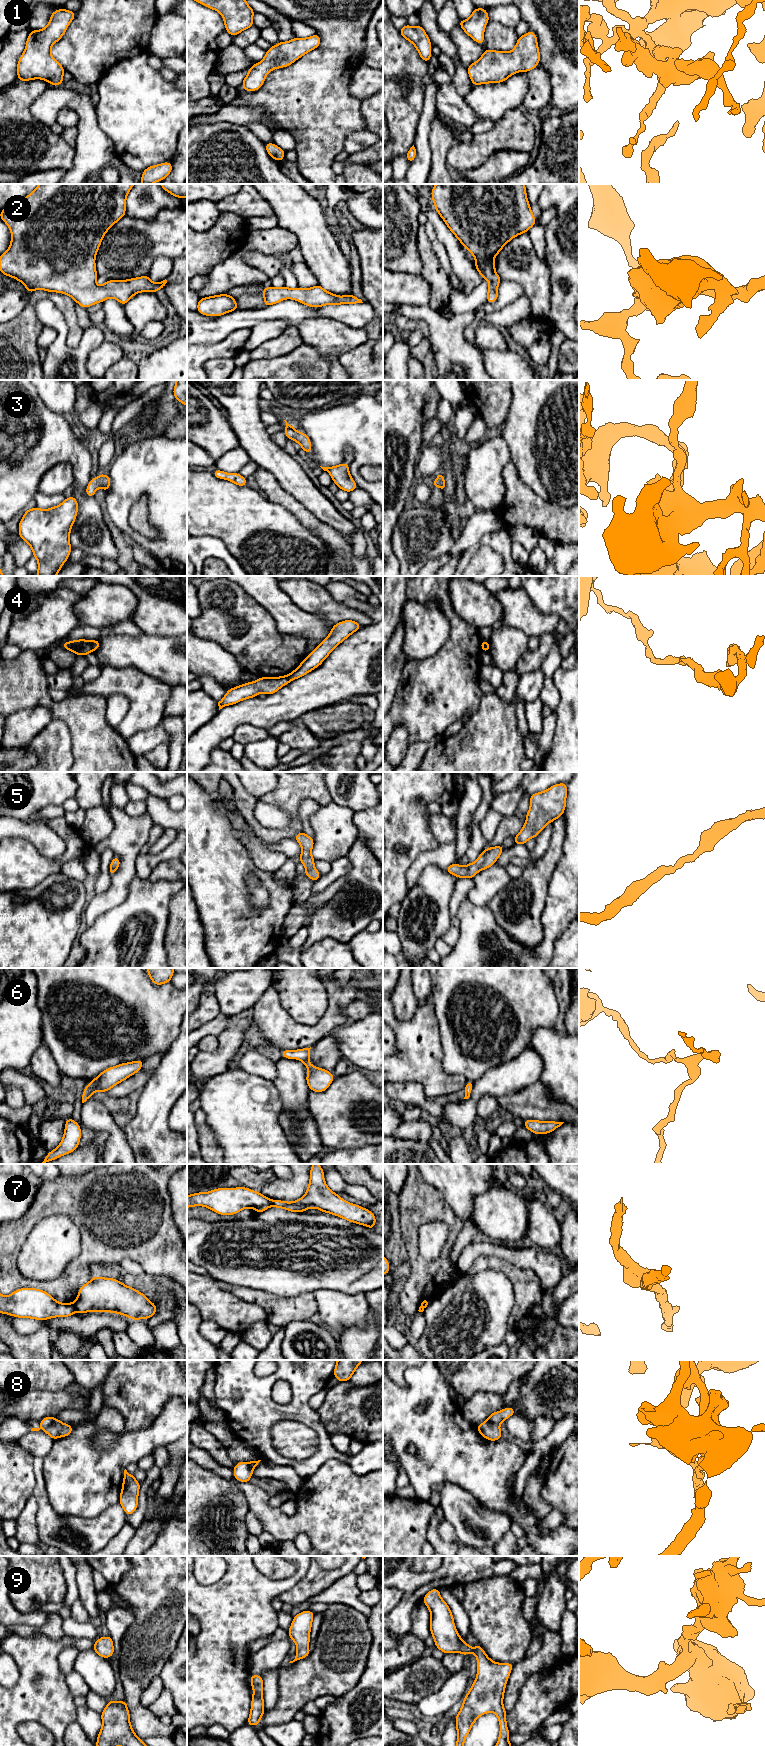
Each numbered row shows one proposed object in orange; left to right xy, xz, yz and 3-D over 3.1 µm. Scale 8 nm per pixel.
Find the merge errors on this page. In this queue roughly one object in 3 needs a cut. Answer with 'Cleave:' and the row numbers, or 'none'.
Cleave: 4, 7, 8

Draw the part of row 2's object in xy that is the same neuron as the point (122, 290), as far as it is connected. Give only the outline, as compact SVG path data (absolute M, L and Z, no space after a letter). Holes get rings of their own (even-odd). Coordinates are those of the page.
M39 184L36 189L22 200L8 205L0 213L0 218L6 223L11 231L11 244L8 250L0 255L0 271L2 275L10 276L26 286L28 292L32 293L35 290L42 289L47 292L58 292L69 295L80 306L89 308L95 303L102 303L107 298L114 298L123 306L137 293L152 292L156 293L159 289L163 289L167 280L154 283L148 275L136 277L128 280L108 280L102 286L96 284L97 272L95 265L95 257L101 245L101 241L106 232L122 217L126 215L126 198L129 191L135 184Z

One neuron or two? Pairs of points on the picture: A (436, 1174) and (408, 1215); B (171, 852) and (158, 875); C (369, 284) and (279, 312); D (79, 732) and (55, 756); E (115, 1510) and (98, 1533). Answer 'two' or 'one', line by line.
A: two
B: two
C: two
D: two
E: one

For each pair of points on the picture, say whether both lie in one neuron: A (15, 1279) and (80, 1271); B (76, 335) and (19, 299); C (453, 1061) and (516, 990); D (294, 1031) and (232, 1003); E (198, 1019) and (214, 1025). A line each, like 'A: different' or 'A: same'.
A: same
B: different
C: same
D: different
E: different

